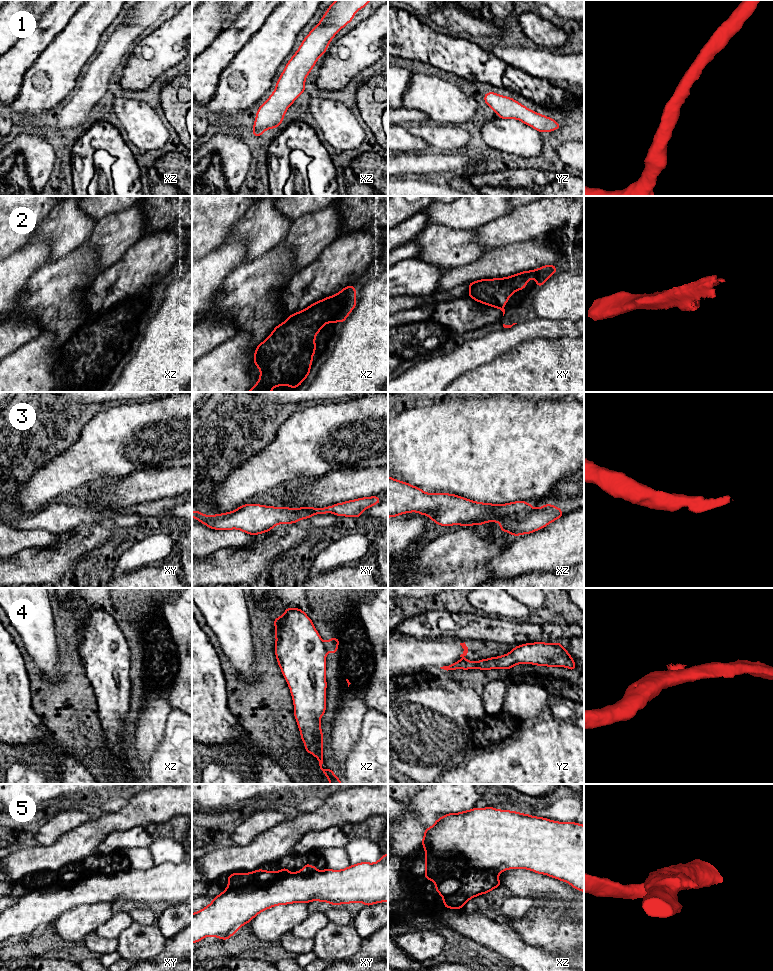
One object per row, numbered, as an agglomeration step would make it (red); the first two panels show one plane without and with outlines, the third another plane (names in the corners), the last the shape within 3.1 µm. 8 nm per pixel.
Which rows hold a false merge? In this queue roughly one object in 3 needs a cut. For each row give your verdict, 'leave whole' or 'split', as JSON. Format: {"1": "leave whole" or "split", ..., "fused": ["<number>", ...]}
{"1": "leave whole", "2": "leave whole", "3": "leave whole", "4": "split", "5": "split", "fused": ["4", "5"]}

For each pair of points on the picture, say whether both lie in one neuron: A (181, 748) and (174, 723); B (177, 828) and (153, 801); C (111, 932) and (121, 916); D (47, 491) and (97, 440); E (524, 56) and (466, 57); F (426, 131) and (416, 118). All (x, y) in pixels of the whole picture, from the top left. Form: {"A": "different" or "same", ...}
{"A": "same", "B": "different", "C": "same", "D": "same", "E": "different", "F": "different"}

